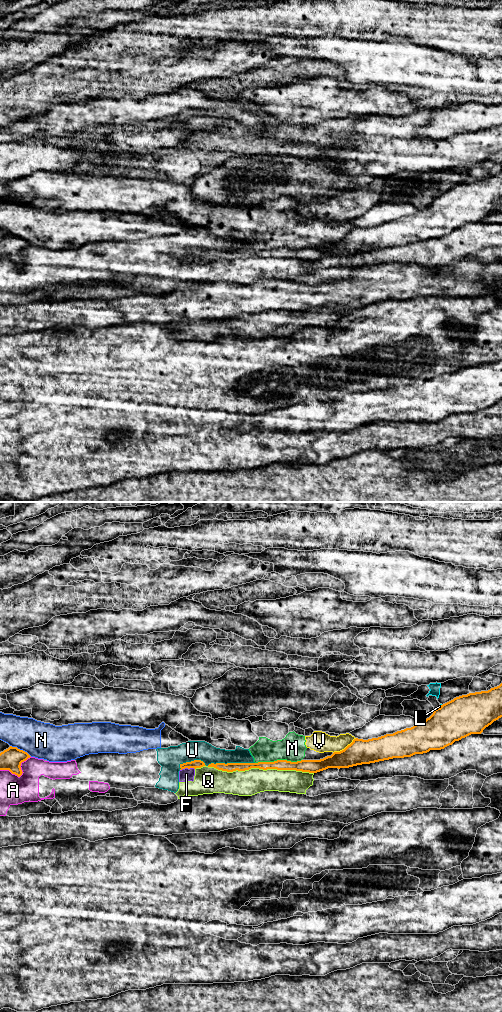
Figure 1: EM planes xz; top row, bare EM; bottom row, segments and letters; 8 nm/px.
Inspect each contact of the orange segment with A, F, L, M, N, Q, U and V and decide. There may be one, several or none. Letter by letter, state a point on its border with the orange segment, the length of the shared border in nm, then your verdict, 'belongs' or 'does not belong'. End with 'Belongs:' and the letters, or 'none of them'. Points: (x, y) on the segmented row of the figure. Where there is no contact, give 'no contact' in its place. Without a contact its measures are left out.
A: xz (20, 775) | 280 nm | does not belong
F: xz (187, 767) | 120 nm | does not belong
L: xz (440, 707) | 60 nm | does not belong
M: xz (278, 760) | 380 nm | does not belong
N: xz (21, 750) | 200 nm | does not belong
Q: xz (260, 768) | 850 nm | does not belong
U: xz (216, 763) | 600 nm | does not belong
V: xz (345, 748) | 220 nm | does not belong
Belongs: none of them

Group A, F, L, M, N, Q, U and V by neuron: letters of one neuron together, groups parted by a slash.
A F Q U / L / M V / N

